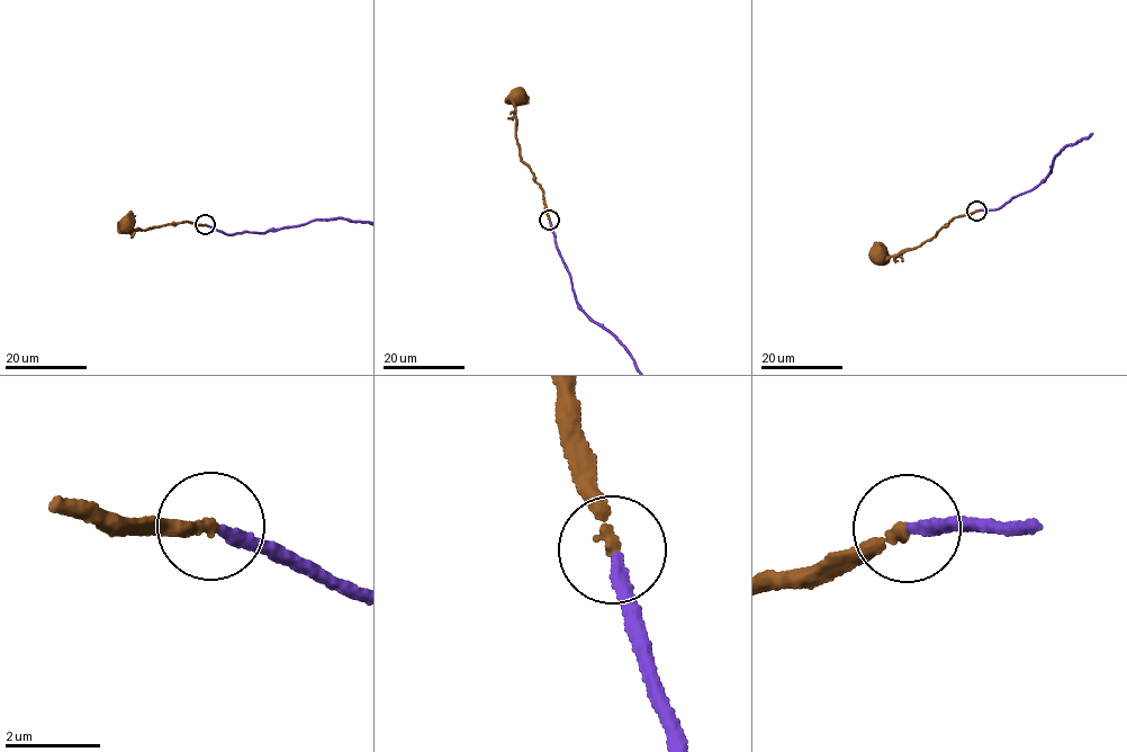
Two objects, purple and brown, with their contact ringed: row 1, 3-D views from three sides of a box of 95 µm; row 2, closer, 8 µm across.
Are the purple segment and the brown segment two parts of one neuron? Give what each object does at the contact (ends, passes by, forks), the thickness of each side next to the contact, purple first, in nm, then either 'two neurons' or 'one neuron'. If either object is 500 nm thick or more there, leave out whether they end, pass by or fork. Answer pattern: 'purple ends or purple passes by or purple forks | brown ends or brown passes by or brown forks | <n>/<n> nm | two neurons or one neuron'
purple ends | brown ends | 240/240 nm | one neuron

